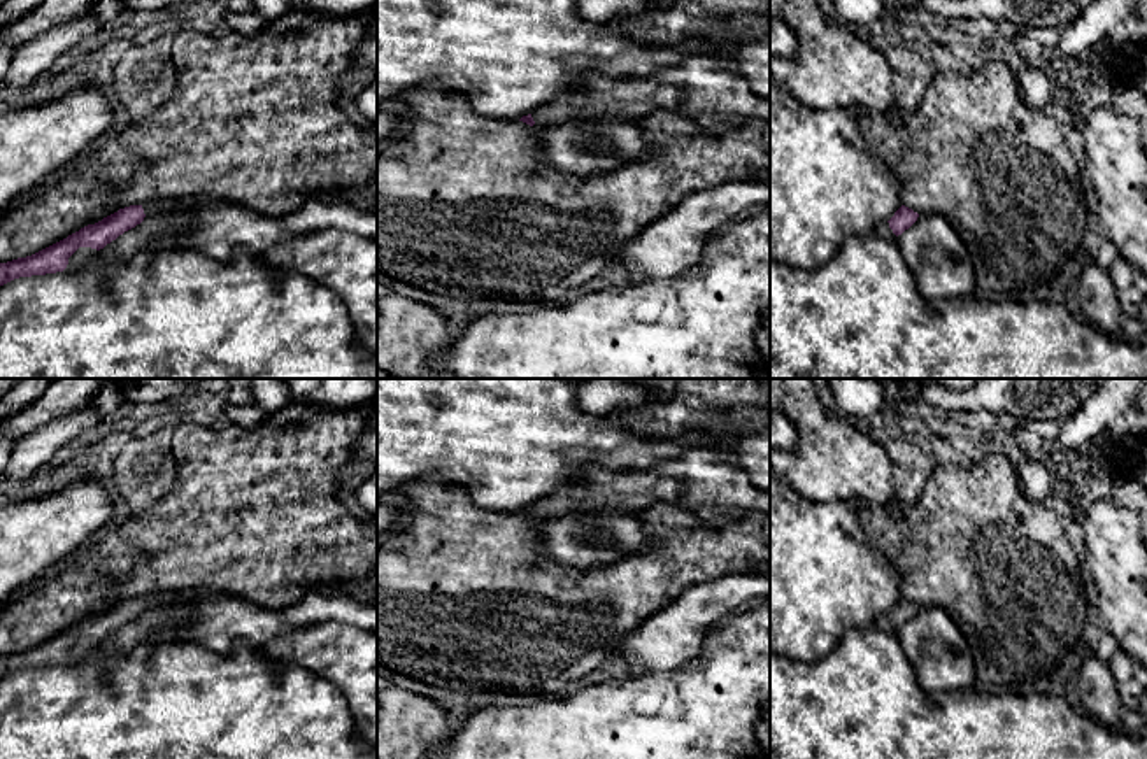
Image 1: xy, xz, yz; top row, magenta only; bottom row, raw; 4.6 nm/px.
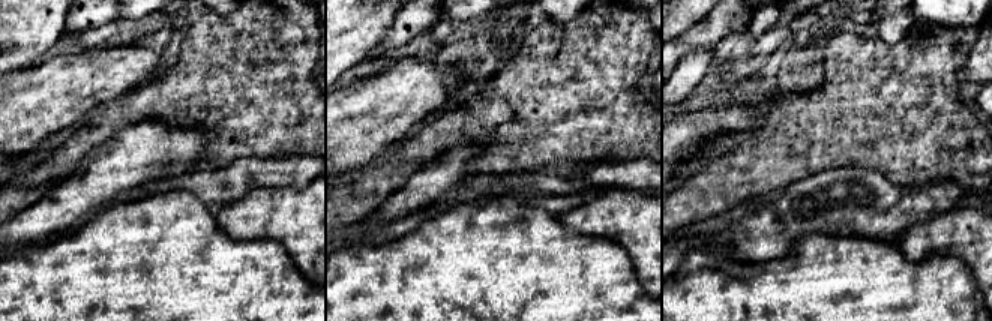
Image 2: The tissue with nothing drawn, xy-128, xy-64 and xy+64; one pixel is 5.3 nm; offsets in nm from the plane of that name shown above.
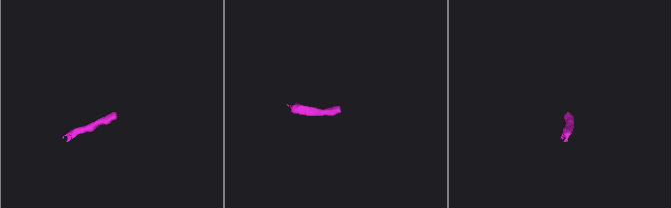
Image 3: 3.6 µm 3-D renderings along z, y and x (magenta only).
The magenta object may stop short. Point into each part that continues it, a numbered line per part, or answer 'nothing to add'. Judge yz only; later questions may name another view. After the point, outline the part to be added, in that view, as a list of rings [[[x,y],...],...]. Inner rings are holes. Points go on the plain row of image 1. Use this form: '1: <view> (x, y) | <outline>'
1: yz (883, 623) | [[[889,615],[877,617],[873,628],[877,628],[880,631],[886,631],[886,633],[896,631],[896,628],[893,626],[893,622],[889,621]]]

